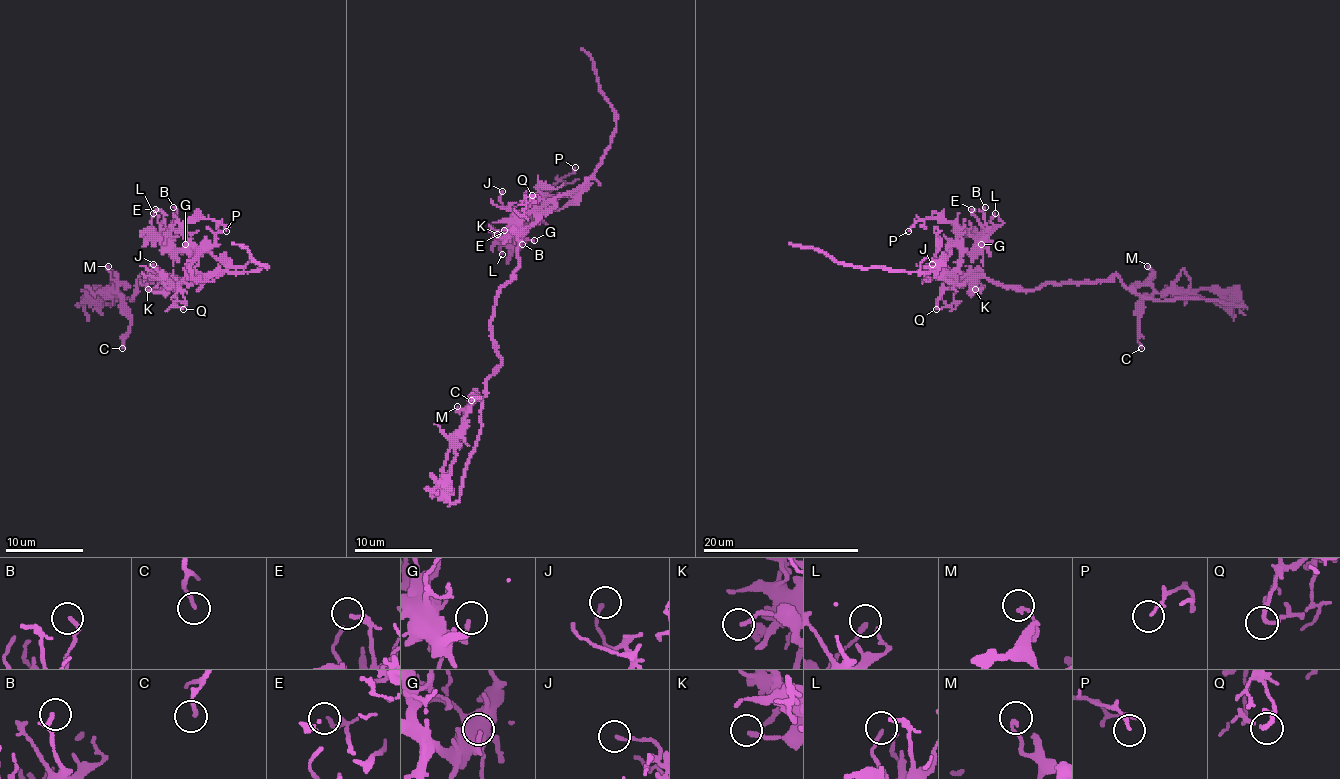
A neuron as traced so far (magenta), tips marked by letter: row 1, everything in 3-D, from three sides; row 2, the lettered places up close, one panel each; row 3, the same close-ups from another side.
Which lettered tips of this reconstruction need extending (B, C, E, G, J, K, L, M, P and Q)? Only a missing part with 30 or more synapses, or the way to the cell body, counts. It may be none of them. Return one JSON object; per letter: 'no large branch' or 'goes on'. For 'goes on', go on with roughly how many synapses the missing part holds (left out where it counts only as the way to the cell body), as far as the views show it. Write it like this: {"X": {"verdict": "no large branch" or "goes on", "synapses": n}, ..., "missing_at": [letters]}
{"B": {"verdict": "no large branch"}, "C": {"verdict": "no large branch"}, "E": {"verdict": "no large branch"}, "G": {"verdict": "no large branch"}, "J": {"verdict": "no large branch"}, "K": {"verdict": "no large branch"}, "L": {"verdict": "no large branch"}, "M": {"verdict": "no large branch"}, "P": {"verdict": "no large branch"}, "Q": {"verdict": "no large branch"}, "missing_at": []}

